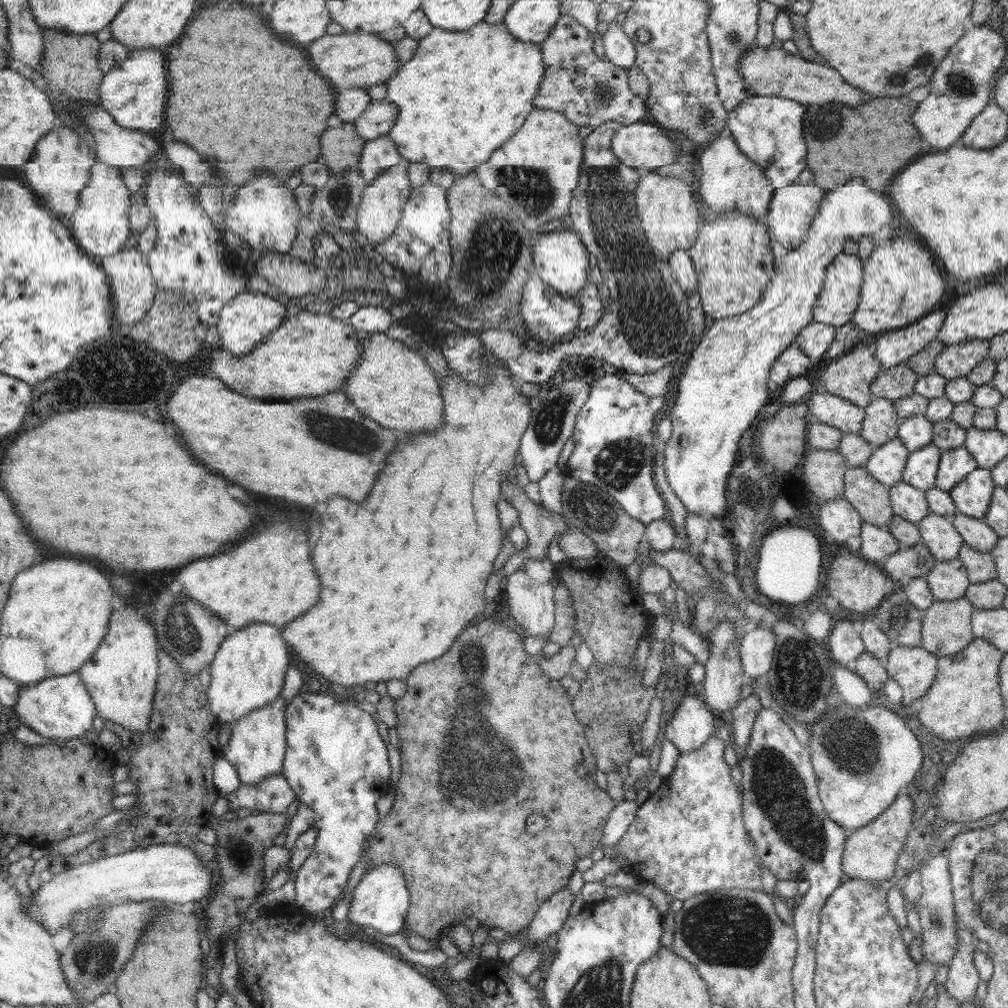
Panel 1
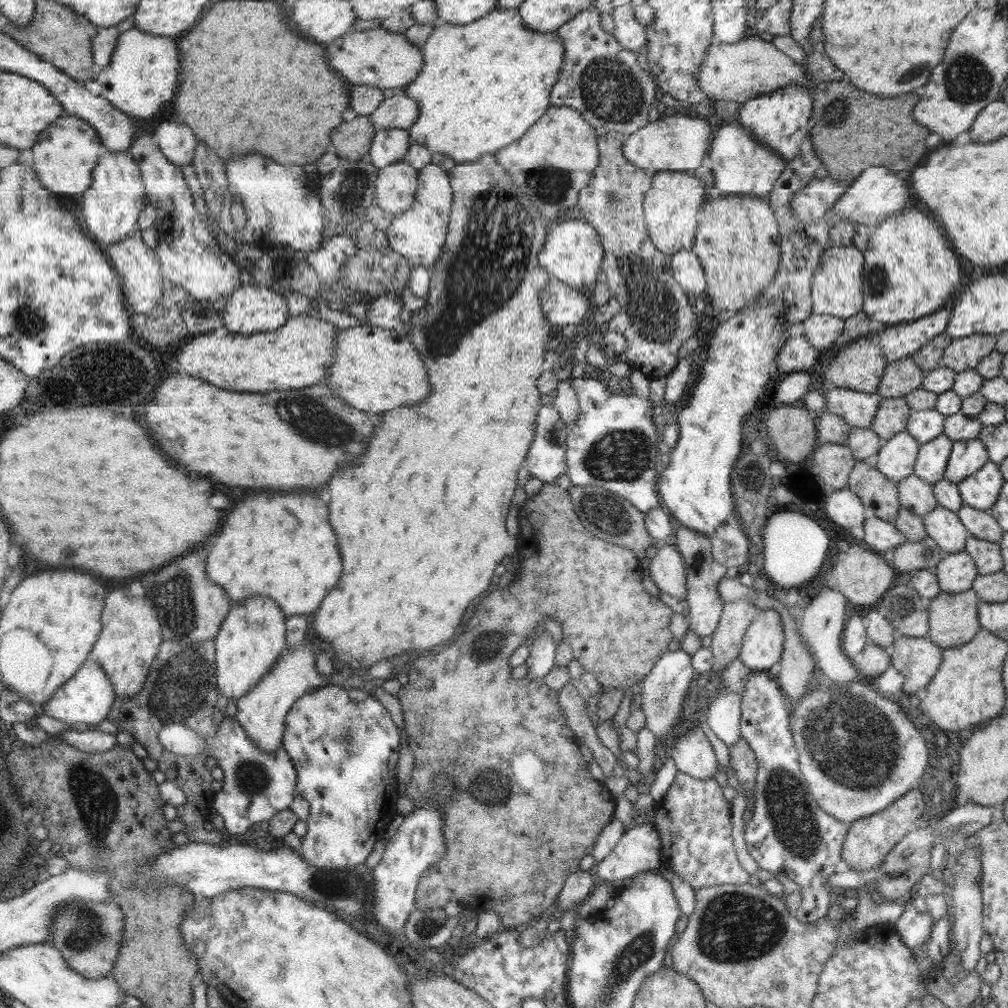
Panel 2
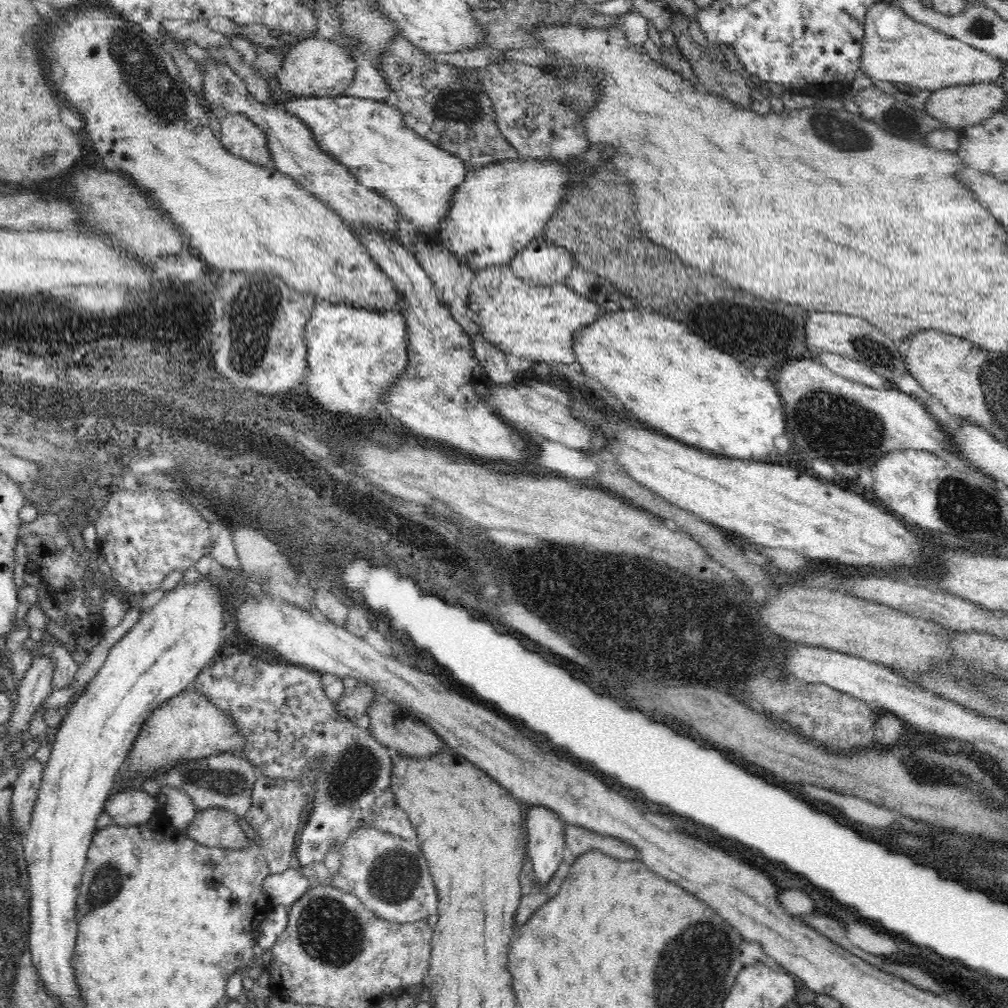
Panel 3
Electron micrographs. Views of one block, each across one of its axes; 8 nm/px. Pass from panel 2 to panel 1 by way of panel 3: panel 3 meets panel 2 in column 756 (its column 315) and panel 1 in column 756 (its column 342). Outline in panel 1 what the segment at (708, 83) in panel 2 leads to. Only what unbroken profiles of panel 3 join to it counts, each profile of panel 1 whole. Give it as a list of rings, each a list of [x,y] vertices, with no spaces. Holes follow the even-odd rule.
[[[753,46],[738,63],[738,72],[746,87],[758,96],[779,96],[788,100],[795,100],[804,106],[820,105],[824,102],[842,102],[848,106],[860,106],[868,100],[868,94],[860,92],[858,88],[846,84],[834,68],[820,66],[803,60],[799,55],[788,54],[783,48]]]

